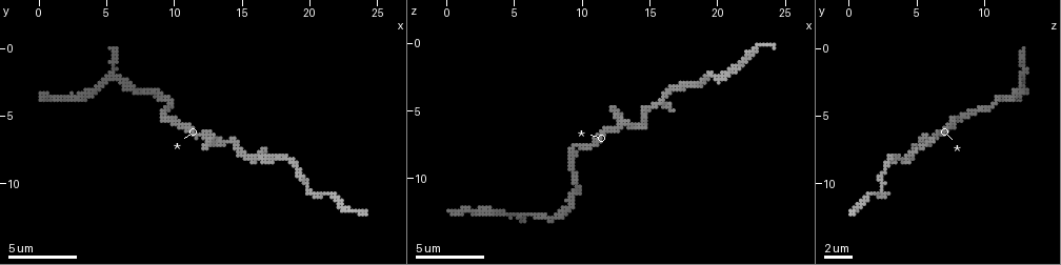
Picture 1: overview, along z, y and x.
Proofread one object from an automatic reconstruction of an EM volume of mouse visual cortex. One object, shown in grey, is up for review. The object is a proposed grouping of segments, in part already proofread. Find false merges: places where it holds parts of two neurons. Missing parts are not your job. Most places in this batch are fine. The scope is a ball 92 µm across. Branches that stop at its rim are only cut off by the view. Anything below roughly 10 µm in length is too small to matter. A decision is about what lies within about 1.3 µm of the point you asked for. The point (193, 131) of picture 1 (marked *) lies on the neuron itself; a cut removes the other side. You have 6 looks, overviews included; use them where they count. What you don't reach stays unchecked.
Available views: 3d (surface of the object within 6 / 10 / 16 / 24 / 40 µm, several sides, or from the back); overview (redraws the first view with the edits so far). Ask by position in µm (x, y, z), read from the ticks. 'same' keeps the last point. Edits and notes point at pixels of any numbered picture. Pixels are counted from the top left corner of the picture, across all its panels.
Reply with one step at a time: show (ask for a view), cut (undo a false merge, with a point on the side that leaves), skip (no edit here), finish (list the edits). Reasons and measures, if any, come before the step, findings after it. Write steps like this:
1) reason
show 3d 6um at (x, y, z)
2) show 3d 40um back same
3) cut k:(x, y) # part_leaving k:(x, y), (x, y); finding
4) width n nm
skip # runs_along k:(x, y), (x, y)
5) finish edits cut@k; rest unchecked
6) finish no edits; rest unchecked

thick turns thin
show 3d 10um at (14.0, 7.0, 6.2)

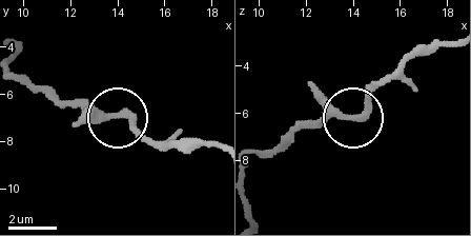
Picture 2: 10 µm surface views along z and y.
width 320 nm
skip # all the same neuron

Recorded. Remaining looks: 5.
thick turns thin
show 3d 16um at (18.2, 8.0, 3.0)

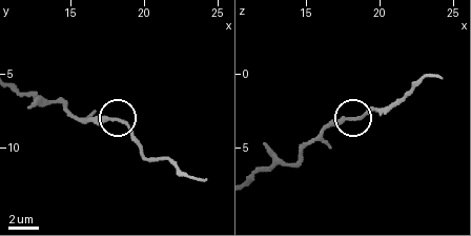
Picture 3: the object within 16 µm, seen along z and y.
skip # runs_along 3:(18, 92), (59, 102), (78, 117), (119, 120), (140, 141); all the same neuron

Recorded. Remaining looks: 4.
show 3d 16um at (7.8, 3.4, 13.0)

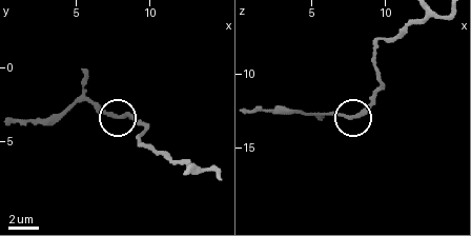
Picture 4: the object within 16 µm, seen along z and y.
from behind
show 3d 16um back at (7.8, 3.4, 12.8)

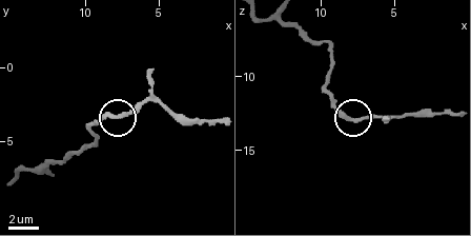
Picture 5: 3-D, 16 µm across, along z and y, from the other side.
skip # one neuron here

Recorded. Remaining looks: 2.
finish no edits; rest unchecked

